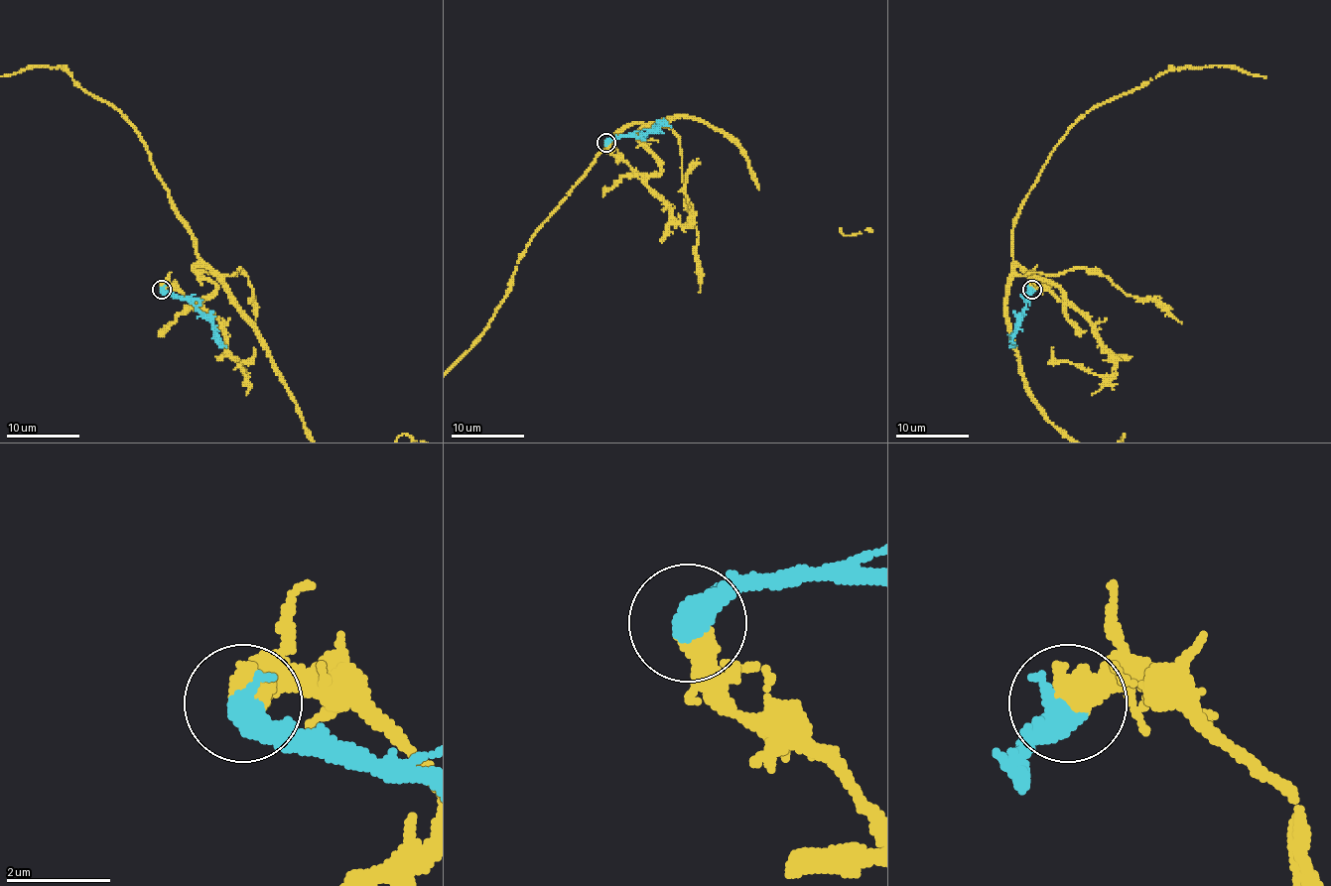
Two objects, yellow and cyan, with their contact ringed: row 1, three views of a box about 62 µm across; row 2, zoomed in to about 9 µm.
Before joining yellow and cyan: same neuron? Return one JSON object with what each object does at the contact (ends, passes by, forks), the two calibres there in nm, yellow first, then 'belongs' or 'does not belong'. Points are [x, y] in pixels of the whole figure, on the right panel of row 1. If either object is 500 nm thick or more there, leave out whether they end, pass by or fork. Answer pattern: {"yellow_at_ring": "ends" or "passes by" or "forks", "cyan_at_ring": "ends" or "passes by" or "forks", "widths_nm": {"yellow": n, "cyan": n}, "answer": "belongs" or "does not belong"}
{"widths_nm": {"yellow": 600, "cyan": 550}, "answer": "belongs"}

